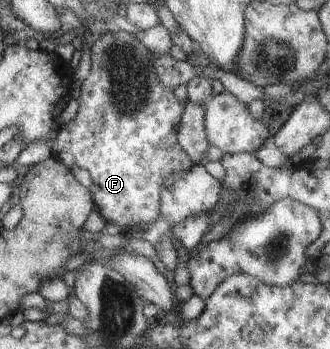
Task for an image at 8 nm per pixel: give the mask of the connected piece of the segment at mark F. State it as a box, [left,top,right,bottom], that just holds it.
[52,25,194,231]

